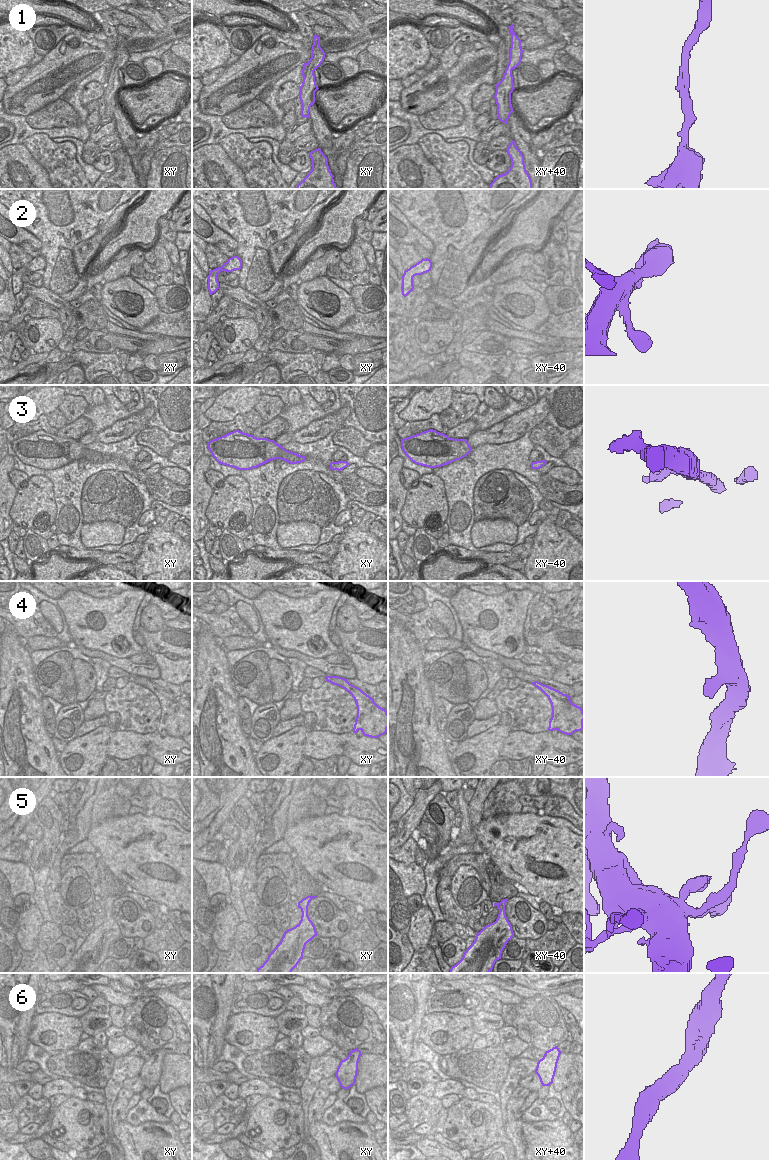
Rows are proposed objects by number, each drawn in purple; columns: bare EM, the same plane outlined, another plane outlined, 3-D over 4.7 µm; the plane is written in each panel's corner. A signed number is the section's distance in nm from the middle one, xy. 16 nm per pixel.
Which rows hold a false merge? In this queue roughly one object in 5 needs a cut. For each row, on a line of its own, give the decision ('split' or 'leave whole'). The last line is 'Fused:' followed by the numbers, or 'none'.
1: leave whole
2: leave whole
3: leave whole
4: leave whole
5: leave whole
6: leave whole
Fused: none

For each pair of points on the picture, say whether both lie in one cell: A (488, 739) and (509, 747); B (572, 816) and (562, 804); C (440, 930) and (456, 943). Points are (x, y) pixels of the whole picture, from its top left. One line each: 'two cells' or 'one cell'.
A: two cells
B: one cell
C: two cells

